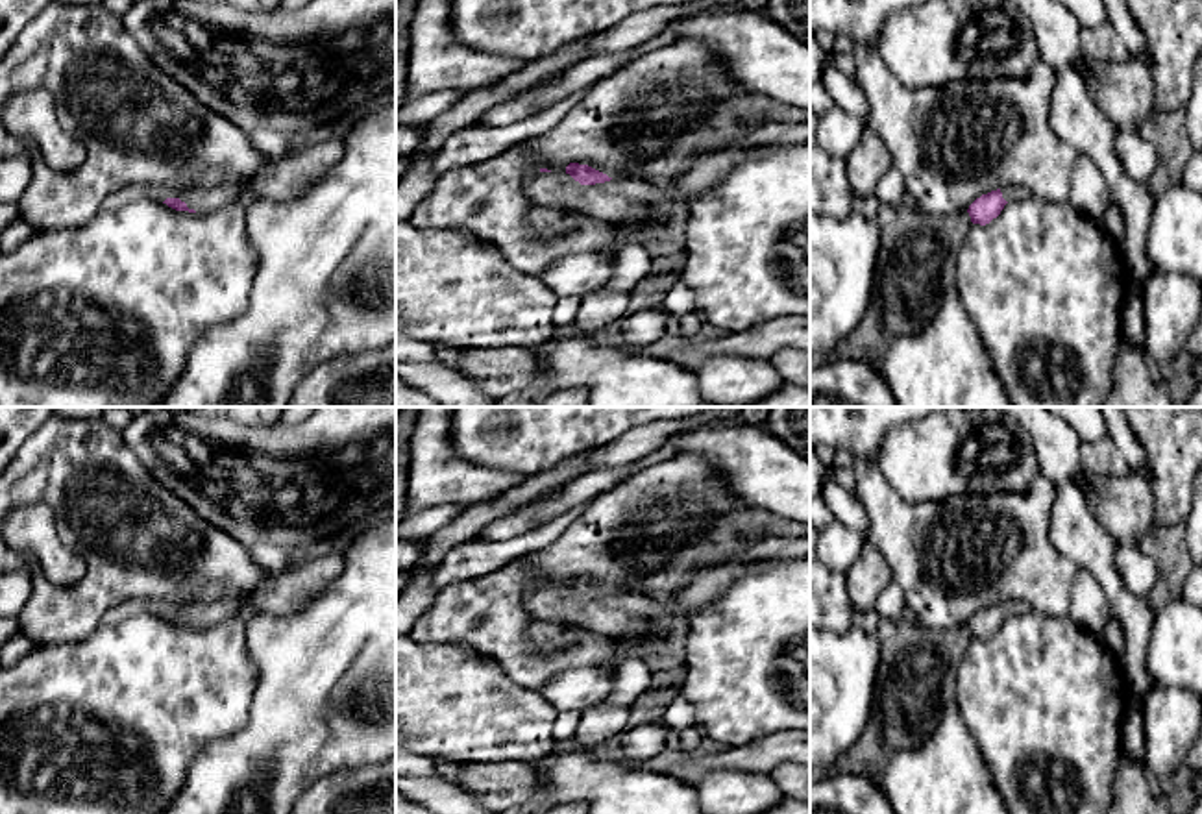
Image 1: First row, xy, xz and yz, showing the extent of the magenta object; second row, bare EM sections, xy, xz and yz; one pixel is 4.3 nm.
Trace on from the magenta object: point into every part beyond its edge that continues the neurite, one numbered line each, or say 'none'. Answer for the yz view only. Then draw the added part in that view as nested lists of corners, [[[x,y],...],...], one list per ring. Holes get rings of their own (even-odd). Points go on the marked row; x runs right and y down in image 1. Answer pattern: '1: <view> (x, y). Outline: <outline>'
1: yz (1012, 193). Outline: [[[1013,183],[1008,187],[1002,187],[1000,192],[1006,202],[1021,202],[1032,194],[1028,187],[1013,185]]]

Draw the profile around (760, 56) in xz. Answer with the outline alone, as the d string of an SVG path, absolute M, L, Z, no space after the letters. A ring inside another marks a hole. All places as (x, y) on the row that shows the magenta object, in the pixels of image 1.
M729 6L693 11L668 22L677 39L706 46L747 92L810 111L810 44L762 11Z

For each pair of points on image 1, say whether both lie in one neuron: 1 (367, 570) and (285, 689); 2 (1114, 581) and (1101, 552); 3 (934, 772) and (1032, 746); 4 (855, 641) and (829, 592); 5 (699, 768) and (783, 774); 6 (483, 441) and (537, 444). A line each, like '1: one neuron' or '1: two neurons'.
1: one neuron
2: one neuron
3: two neurons
4: two neurons
5: two neurons
6: one neuron

